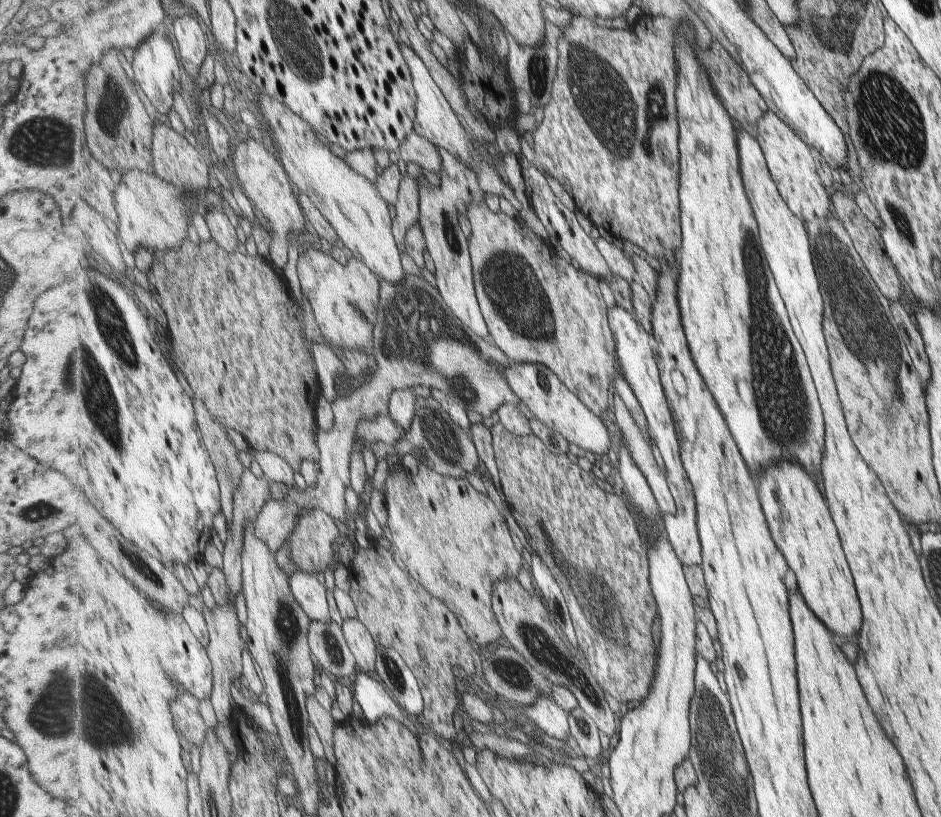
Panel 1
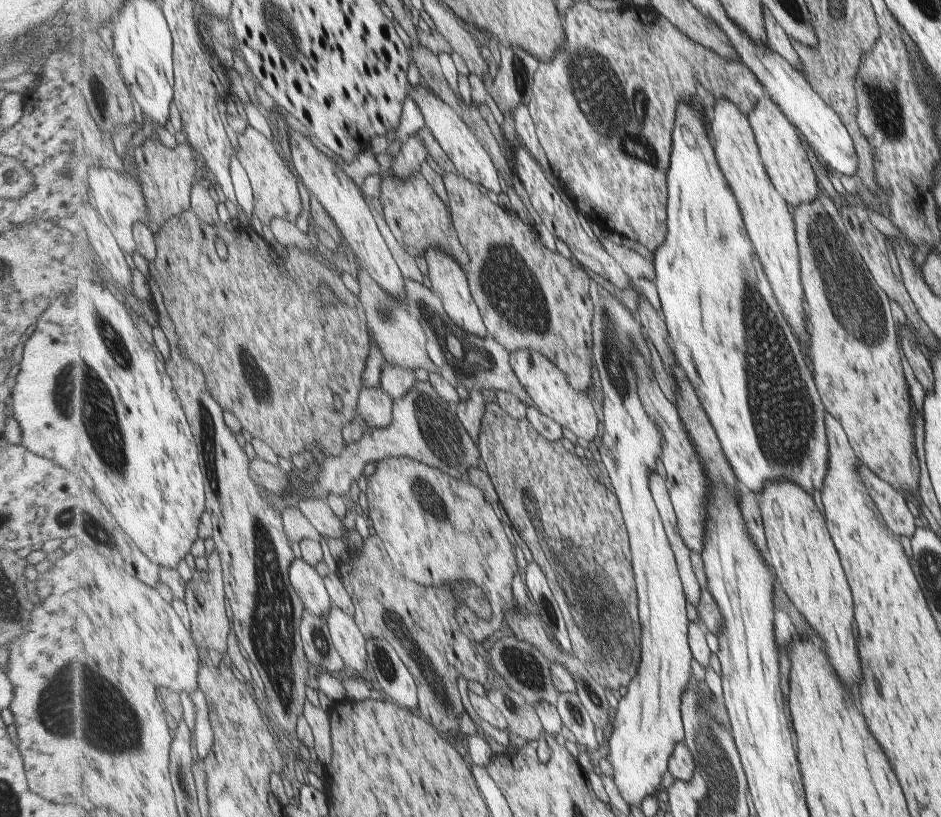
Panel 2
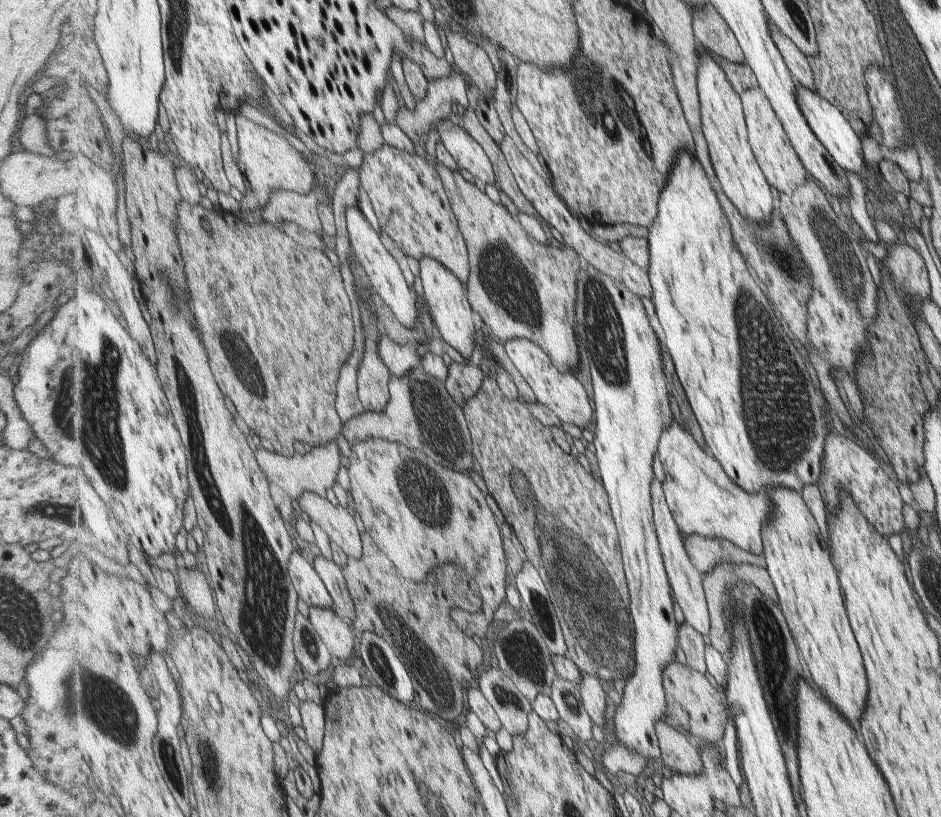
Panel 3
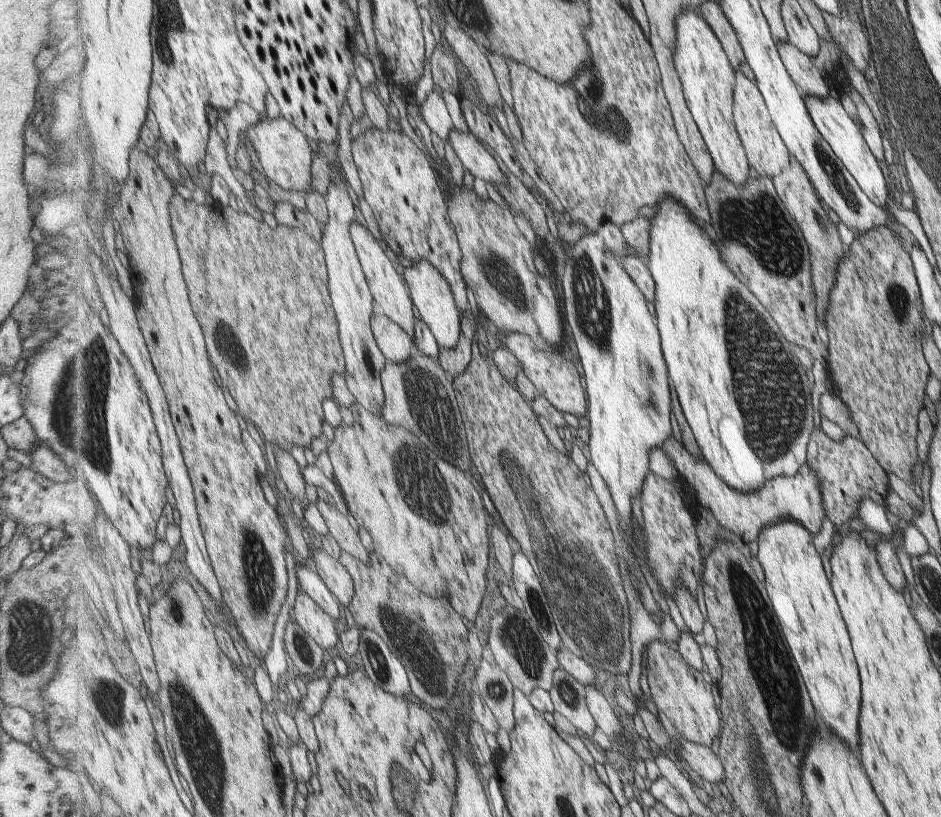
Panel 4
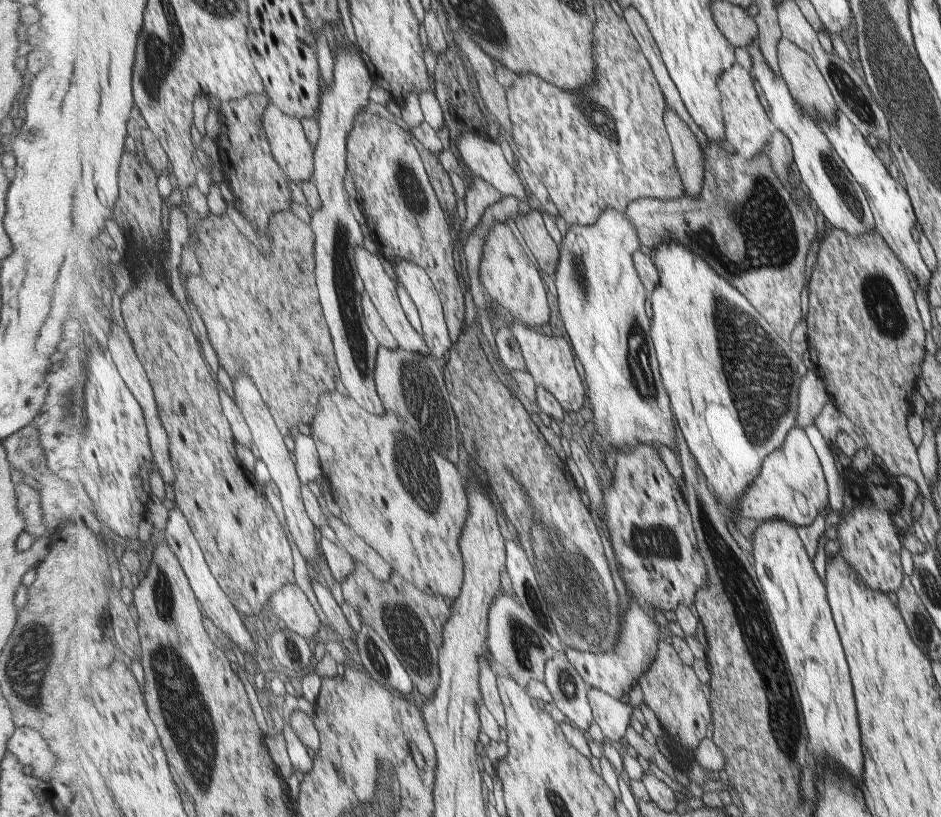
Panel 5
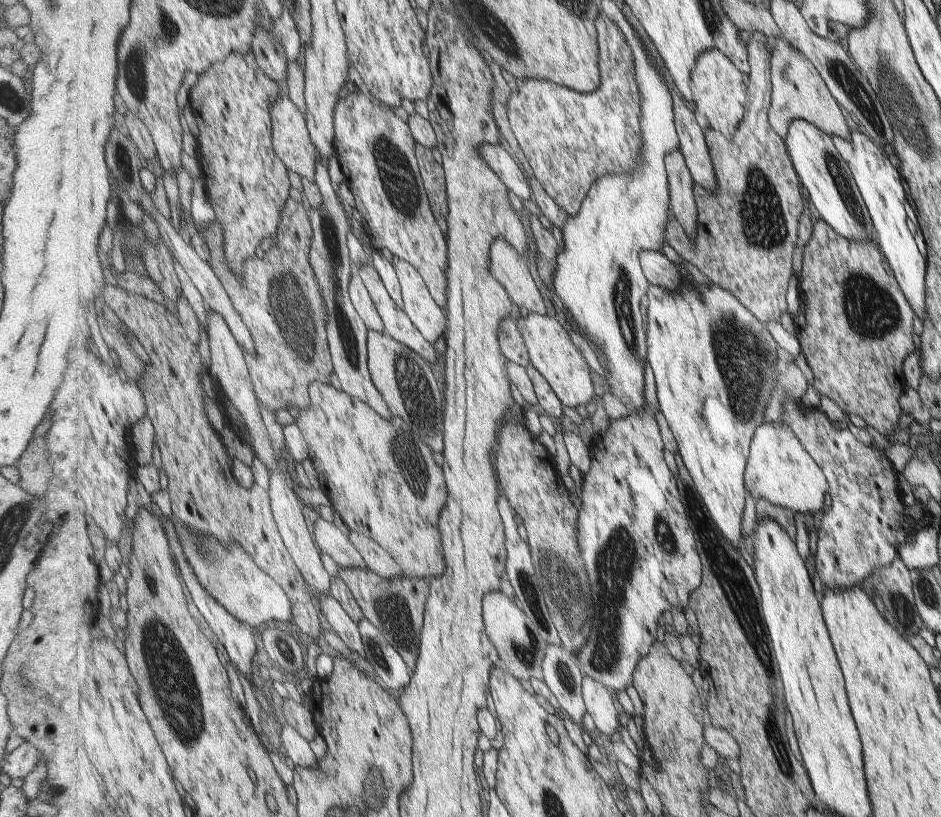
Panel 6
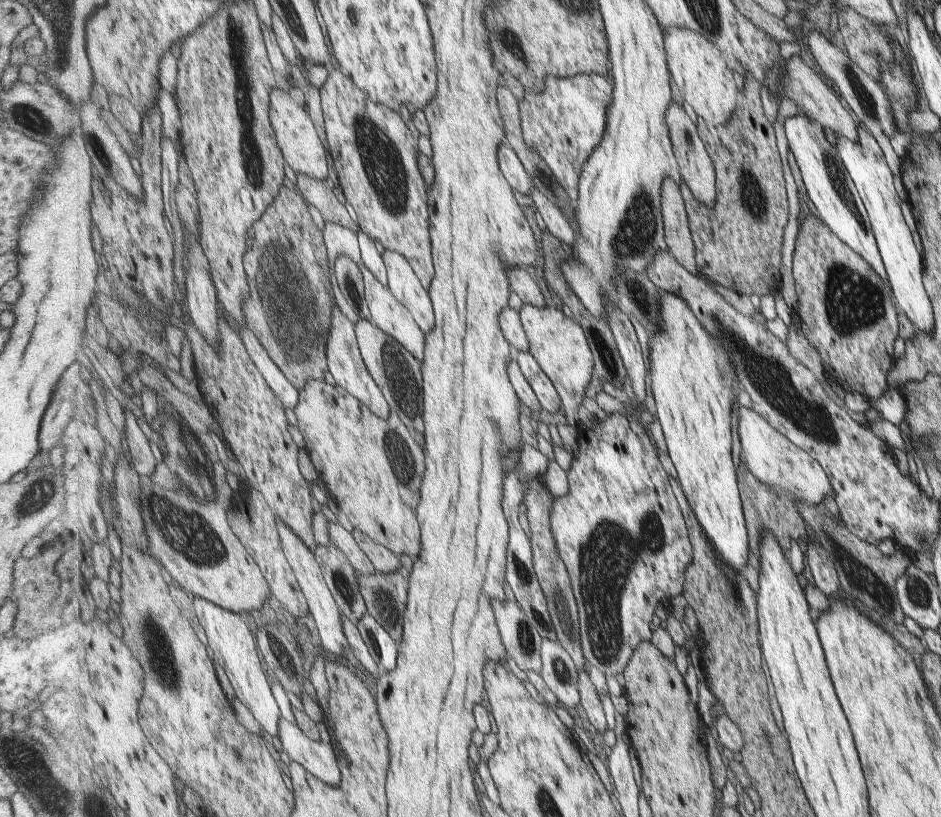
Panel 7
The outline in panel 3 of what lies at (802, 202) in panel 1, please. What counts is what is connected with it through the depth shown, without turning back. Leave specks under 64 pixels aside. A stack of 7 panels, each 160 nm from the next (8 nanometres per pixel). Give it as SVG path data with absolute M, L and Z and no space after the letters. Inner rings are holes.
M758 87L747 89L739 95L739 98L742 104L748 143L765 180L775 191L790 195L792 190L795 190L800 184L803 184L806 178L809 178L808 172L800 163L763 91Z

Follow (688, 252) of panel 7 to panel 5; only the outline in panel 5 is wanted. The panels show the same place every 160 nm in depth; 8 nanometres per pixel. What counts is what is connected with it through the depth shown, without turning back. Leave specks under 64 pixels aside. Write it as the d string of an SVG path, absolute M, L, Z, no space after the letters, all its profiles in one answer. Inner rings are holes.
M671 106L667 108L664 121L676 152L679 172L686 186L686 196L695 198L703 194L708 179L708 161L704 148L696 132L693 132L683 116Z

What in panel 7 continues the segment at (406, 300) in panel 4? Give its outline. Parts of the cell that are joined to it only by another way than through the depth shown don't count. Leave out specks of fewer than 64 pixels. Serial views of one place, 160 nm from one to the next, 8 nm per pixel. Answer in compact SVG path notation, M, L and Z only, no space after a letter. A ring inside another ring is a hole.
M364 262L360 269L364 276L366 301L370 306L373 322L423 362L425 334L415 322L411 311L391 294L388 287L381 284Z

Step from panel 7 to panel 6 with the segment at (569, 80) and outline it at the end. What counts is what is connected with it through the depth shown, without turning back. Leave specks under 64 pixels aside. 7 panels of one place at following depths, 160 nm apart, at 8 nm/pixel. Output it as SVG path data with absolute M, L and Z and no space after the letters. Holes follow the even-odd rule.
M601 13L600 19L597 20L598 39L600 40L600 73L602 82L600 87L595 92L577 92L576 90L558 85L551 80L518 80L517 91L512 93L510 101L508 102L508 115L511 126L513 127L515 136L518 138L519 144L529 160L531 168L533 168L536 177L547 191L547 194L564 208L571 217L576 217L581 212L584 200L588 198L589 191L592 186L601 178L607 175L631 175L640 164L642 160L642 150L644 146L644 134L642 131L642 94L640 91L640 84L636 77L636 60L634 54L630 49L626 34L623 29L613 22L605 13Z

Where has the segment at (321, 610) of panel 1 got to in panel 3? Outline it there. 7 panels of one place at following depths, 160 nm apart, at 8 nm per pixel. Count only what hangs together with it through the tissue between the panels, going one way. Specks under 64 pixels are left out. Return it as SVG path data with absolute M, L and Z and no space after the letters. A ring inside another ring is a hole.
M295 551L288 567L290 578L296 586L300 599L310 608L335 608L333 597L315 570L314 563L305 560L305 556L300 551Z

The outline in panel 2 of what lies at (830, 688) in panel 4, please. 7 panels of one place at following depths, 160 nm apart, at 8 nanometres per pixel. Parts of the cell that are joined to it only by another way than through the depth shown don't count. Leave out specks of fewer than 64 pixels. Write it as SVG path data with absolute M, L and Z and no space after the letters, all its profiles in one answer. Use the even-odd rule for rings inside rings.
M779 479L765 484L759 494L755 496L755 500L764 528L764 537L769 553L767 560L774 572L776 582L782 586L784 594L798 610L798 614L807 625L806 630L815 632L821 640L822 647L825 649L837 676L841 676L841 680L845 680L845 684L859 682L861 670L859 670L855 640L853 640L853 632L851 632L853 604L851 604L850 588L838 552L830 534L827 534L823 516L819 514L817 506L813 504L811 496L805 492L805 489L787 479Z

